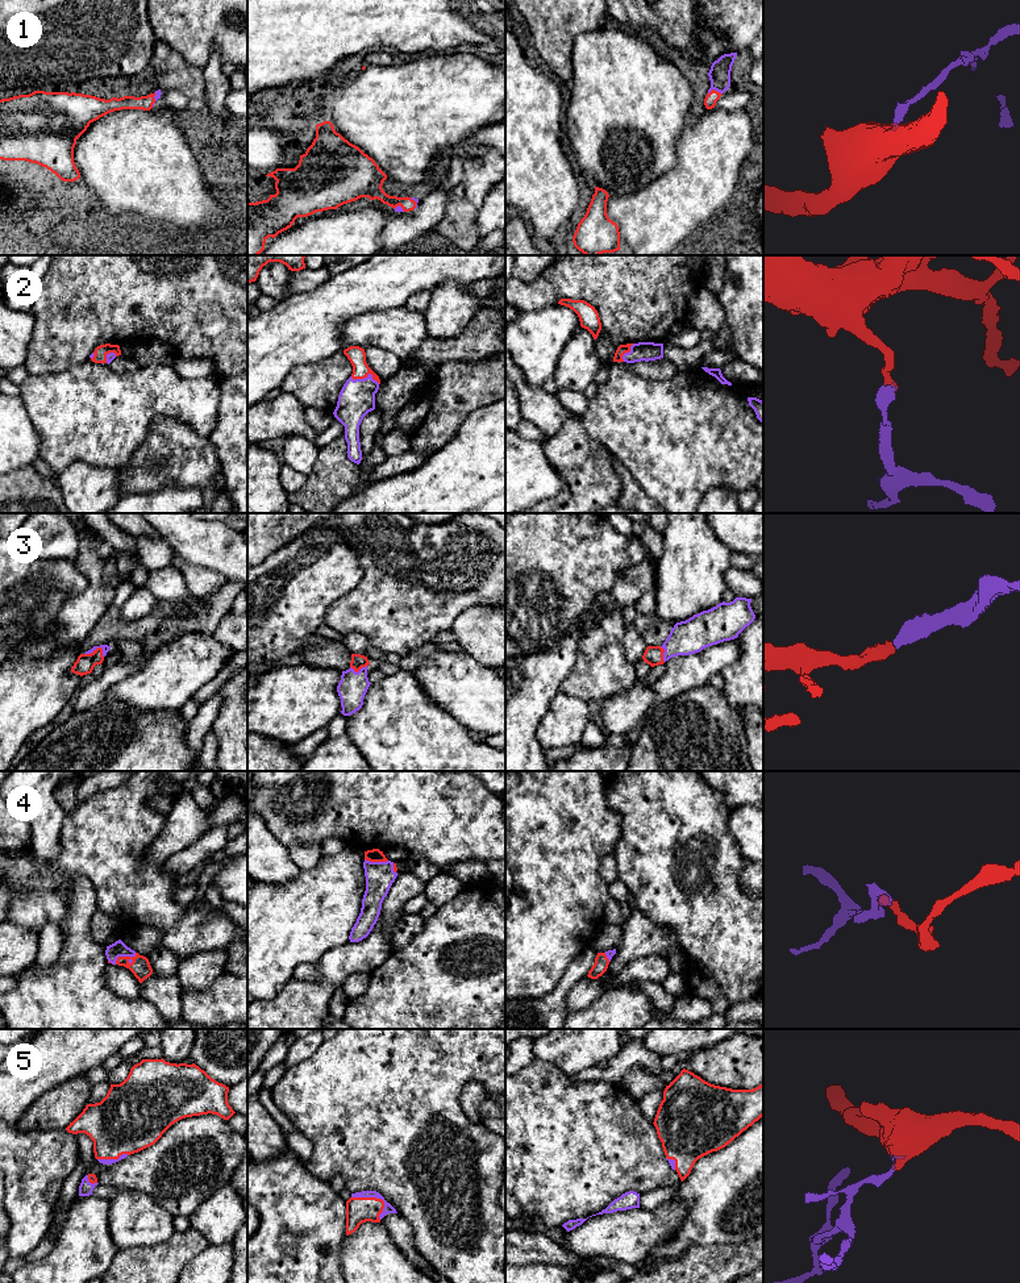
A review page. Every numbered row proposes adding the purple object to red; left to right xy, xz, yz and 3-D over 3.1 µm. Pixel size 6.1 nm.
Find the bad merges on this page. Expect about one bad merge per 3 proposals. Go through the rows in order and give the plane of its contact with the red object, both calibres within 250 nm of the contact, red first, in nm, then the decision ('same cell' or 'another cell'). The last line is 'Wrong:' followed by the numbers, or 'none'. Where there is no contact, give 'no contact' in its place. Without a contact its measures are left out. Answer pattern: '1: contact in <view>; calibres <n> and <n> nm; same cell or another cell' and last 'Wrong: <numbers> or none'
1: contact in yz; calibres 80 and 130 nm; same cell
2: contact in xz; calibres 110 and 220 nm; same cell
3: contact in xy; calibres 120 and 50 nm; same cell
4: contact in xy; calibres 120 and 100 nm; same cell
5: contact in xz; calibres 160 and 60 nm; same cell
Wrong: none

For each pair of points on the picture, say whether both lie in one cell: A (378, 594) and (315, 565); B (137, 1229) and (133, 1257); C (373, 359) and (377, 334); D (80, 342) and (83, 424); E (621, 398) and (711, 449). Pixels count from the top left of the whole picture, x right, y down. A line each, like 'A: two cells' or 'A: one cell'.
A: two cells
B: two cells
C: two cells
D: two cells
E: one cell

